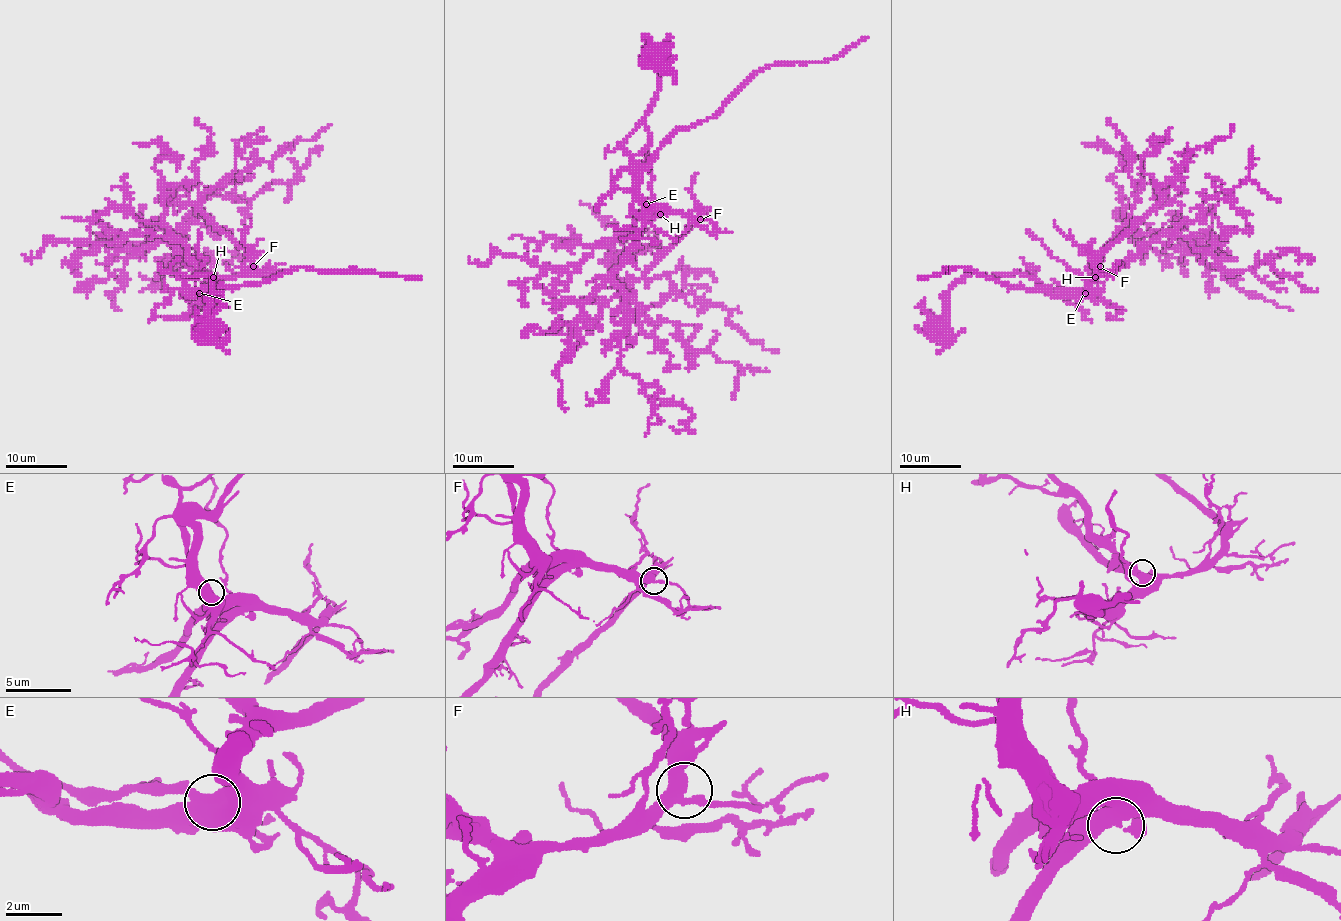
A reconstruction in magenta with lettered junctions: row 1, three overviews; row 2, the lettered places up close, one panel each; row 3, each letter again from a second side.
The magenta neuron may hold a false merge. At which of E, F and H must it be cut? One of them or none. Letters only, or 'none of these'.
none of these

